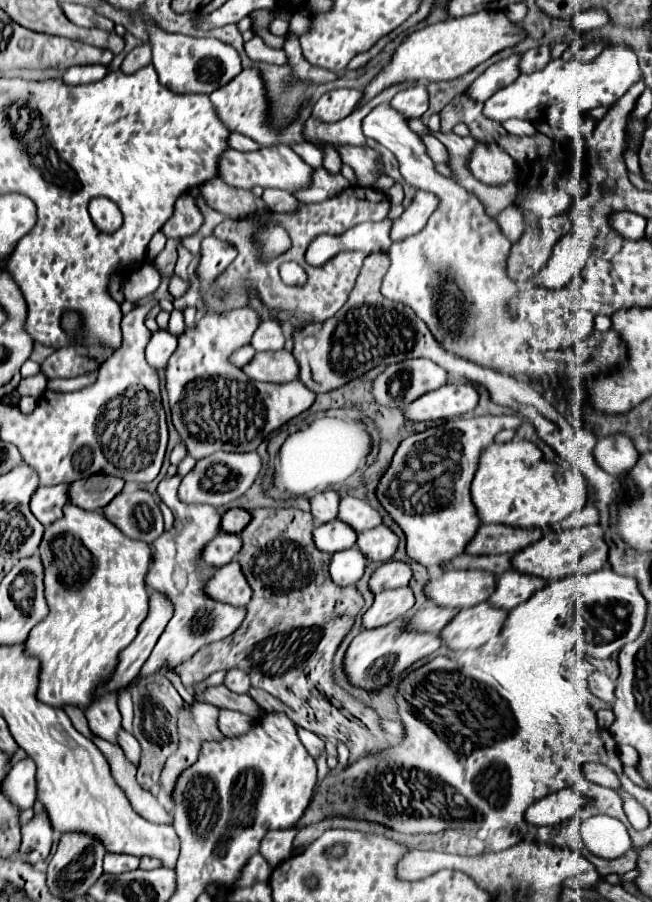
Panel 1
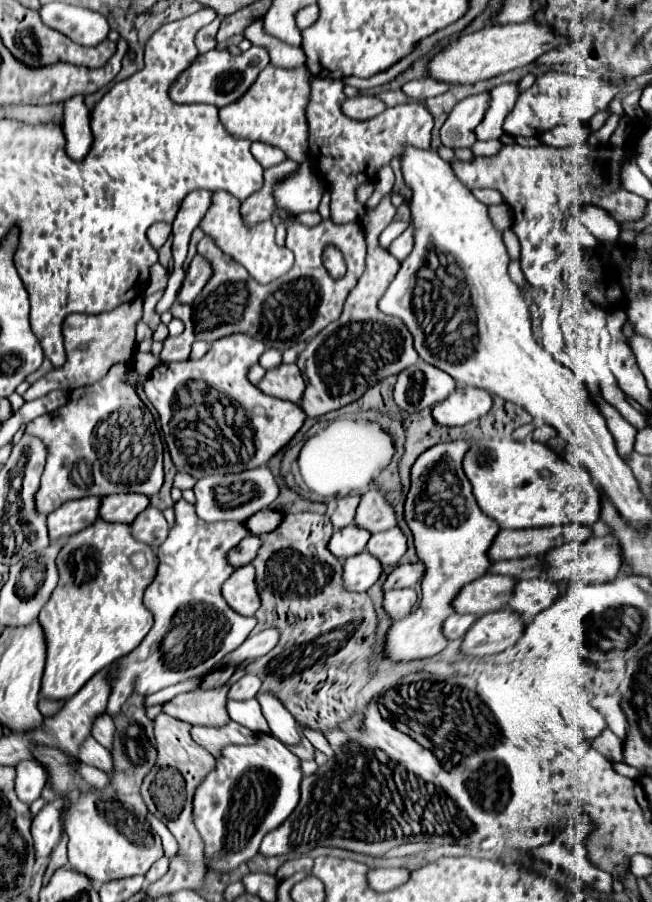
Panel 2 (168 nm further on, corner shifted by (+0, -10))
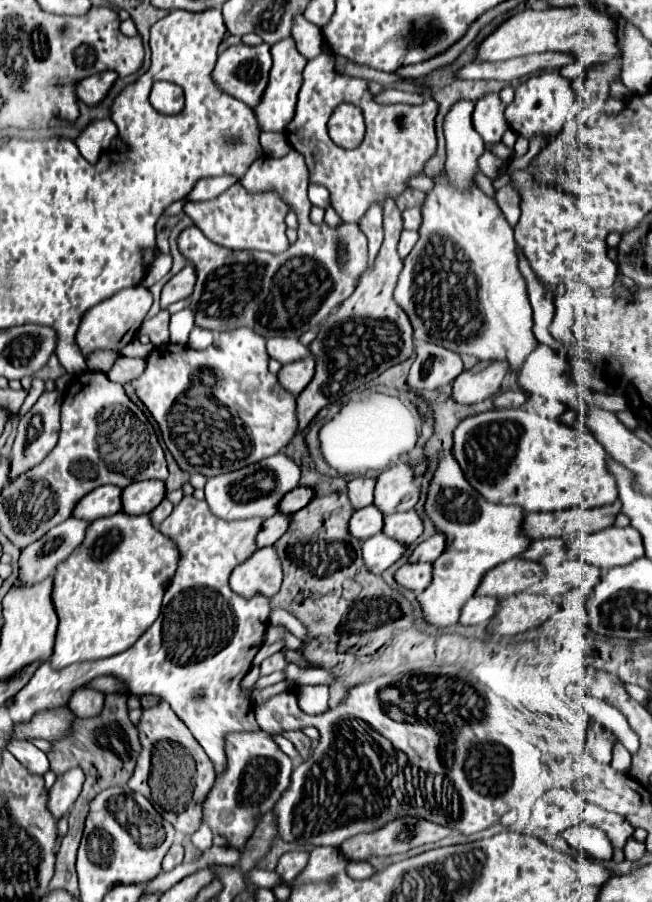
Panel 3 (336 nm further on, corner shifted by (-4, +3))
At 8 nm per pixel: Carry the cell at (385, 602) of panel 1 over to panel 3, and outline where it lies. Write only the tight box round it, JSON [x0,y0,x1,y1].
[396,562,432,592]

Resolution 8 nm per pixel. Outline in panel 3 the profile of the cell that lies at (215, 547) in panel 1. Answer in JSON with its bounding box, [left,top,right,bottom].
[256,512,290,548]

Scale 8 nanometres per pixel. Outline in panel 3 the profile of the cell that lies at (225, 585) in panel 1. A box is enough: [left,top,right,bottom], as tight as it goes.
[230,548,282,596]

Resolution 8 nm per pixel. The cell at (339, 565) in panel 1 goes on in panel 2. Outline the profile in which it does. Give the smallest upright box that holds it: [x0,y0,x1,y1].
[344,551,382,591]

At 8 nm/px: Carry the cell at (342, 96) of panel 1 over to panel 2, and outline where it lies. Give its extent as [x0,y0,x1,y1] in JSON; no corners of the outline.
[342,95,386,121]

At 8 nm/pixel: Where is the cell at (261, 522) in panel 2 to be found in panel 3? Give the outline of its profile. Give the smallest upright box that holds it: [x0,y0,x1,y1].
[280,486,314,514]

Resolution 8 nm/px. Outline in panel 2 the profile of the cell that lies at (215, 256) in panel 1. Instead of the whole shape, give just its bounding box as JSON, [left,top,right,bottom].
[178,255,212,303]

